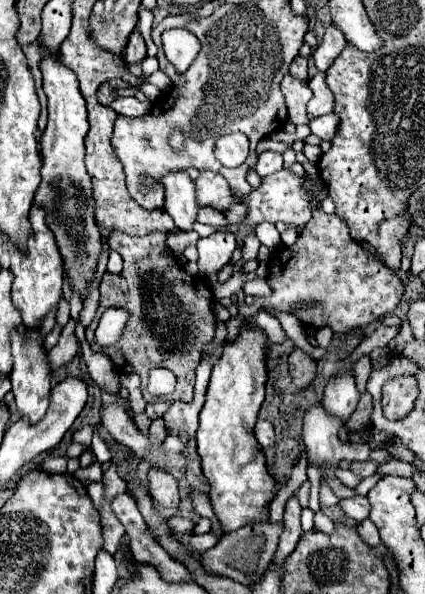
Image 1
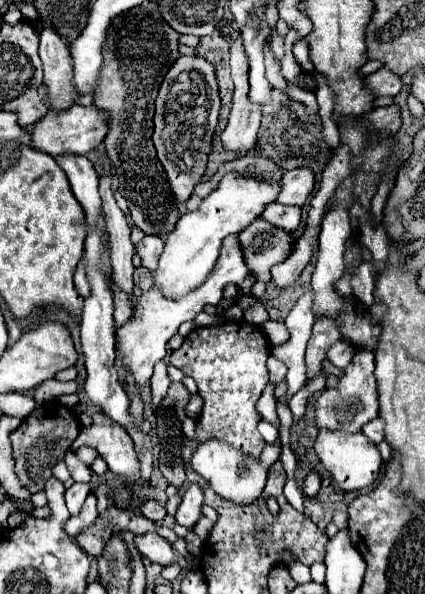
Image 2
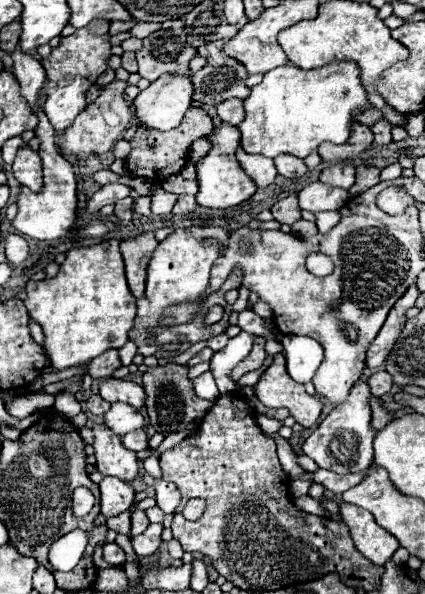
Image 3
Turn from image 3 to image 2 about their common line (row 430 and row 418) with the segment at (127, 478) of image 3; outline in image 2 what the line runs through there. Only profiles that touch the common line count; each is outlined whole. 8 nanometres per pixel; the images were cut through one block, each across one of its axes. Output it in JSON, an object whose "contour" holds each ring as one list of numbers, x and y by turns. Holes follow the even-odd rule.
{"contour":[[96,412,94,424,90,428,82,428,80,436,70,447,71,452,80,448,82,444,92,446,98,450,98,454,106,460,108,470,118,474,122,480,138,480,138,458,134,452,132,438,120,424,112,422,110,416,104,416,104,412]]}

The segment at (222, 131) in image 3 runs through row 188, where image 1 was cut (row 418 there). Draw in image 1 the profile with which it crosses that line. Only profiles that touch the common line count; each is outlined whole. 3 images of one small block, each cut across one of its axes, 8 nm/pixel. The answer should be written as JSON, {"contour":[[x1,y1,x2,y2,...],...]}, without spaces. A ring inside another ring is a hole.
{"contour":[[242,326,234,342,226,342,220,360,212,368,206,402,200,412,200,426,196,432,198,454,202,458,202,472,210,482,210,502,222,532,238,530,244,524,266,522,270,518,268,504,278,492,262,448,252,434,268,380,266,342,268,338,260,326]]}

